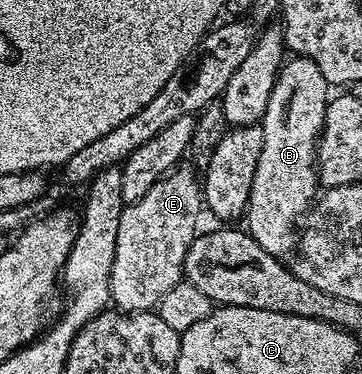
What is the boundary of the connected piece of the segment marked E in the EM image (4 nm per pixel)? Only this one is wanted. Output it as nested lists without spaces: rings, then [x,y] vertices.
[[[191,166],[176,167],[158,180],[139,200],[132,200],[124,207],[117,226],[117,246],[111,267],[110,303],[120,312],[150,312],[163,295],[169,293],[184,279],[183,263],[189,246],[195,241],[199,224],[199,208],[204,207],[201,180]]]

